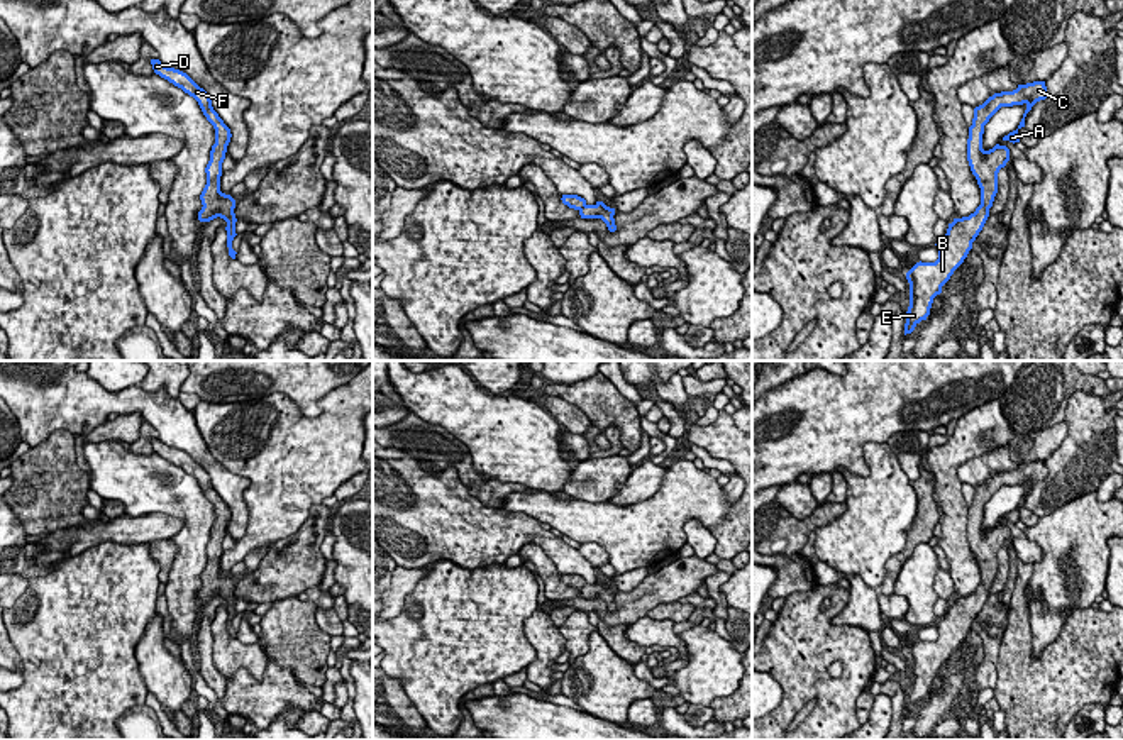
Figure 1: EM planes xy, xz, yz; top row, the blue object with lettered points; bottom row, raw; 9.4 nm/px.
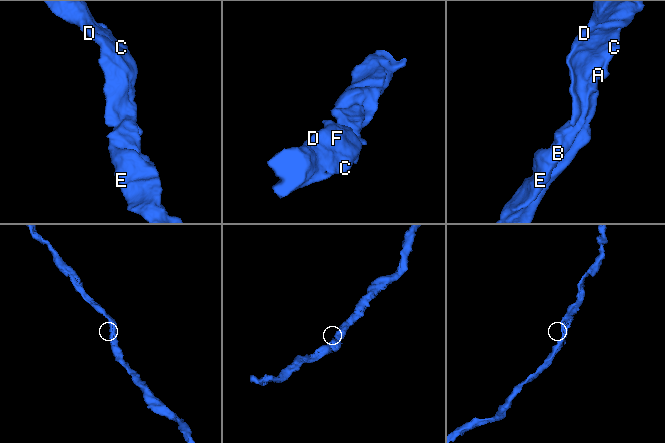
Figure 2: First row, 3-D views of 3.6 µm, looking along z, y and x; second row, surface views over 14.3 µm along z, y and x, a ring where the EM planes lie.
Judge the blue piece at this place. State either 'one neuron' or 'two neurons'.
one neuron

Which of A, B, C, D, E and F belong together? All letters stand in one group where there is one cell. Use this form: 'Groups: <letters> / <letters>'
Groups: A B C D E F

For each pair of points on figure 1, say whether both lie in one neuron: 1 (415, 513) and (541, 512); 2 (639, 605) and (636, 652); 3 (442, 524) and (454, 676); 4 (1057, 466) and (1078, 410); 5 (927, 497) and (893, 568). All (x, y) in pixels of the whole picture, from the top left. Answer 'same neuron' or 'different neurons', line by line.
1: different neurons
2: different neurons
3: different neurons
4: same neuron
5: same neuron

